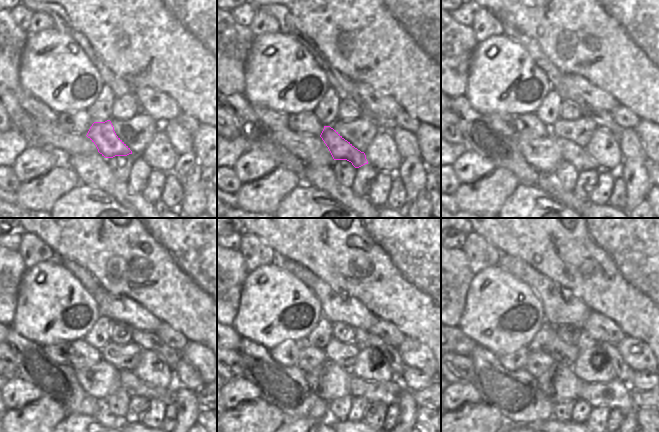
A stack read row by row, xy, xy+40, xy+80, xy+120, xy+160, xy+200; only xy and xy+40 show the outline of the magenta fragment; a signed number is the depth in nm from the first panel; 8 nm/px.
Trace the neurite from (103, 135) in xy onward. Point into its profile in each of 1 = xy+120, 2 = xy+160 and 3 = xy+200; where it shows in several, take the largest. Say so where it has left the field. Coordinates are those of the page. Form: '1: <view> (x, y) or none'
1: xy+120 (133, 386)
2: xy+160 (388, 393)
3: xy+200 (614, 394)

